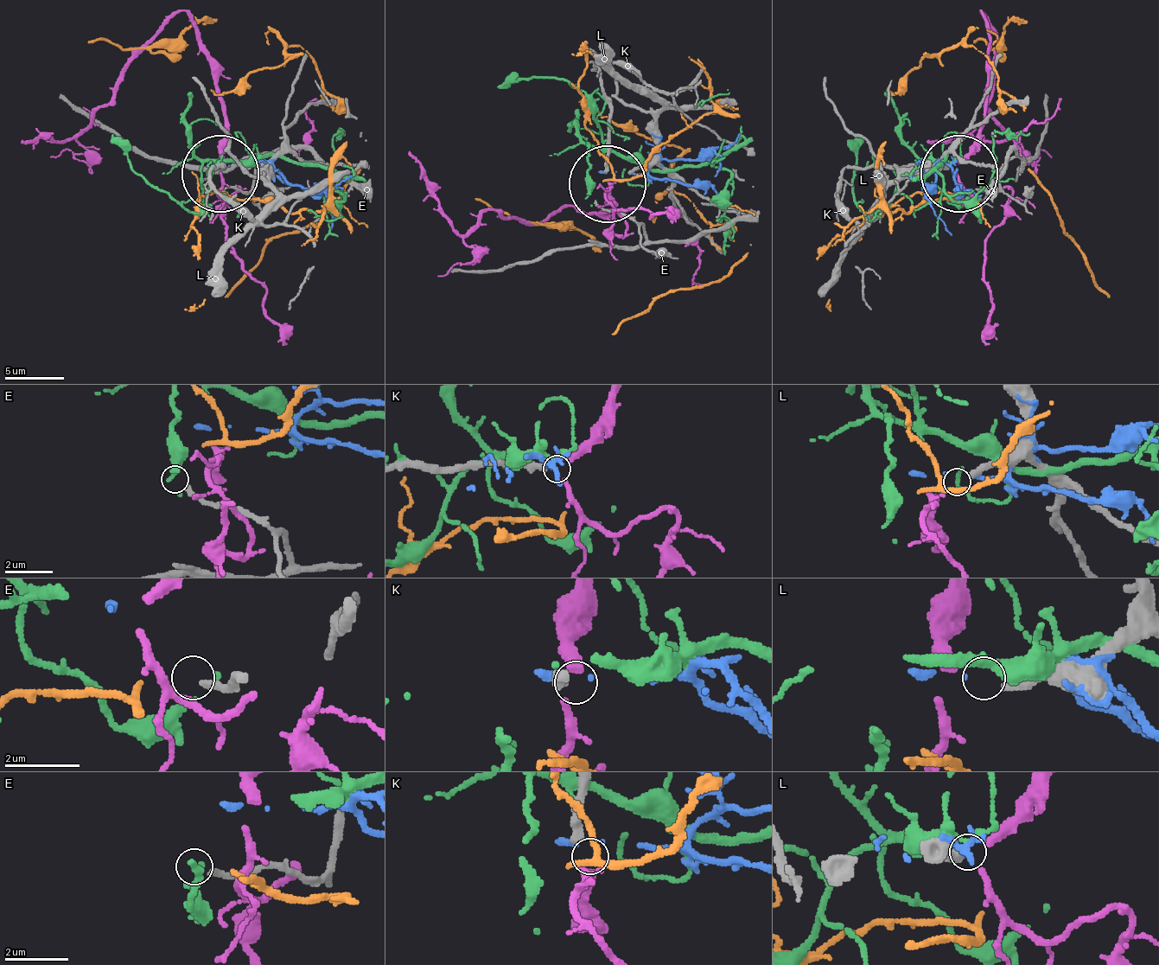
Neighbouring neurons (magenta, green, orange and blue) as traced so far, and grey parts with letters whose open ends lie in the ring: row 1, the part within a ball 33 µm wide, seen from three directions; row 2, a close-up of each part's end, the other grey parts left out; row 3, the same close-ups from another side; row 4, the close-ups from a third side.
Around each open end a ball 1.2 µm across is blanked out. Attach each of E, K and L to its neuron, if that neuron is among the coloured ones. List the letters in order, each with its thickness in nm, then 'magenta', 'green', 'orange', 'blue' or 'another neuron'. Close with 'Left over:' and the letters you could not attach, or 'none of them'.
E: 190 nm thick; another neuron
K: 320 nm thick; magenta
L: 280 nm thick; another neuron
Left over: E, L

